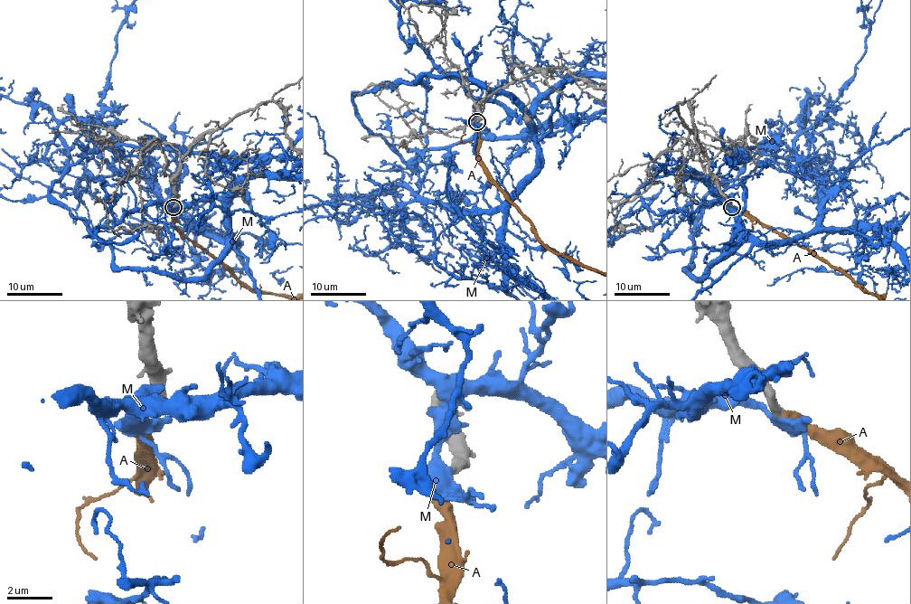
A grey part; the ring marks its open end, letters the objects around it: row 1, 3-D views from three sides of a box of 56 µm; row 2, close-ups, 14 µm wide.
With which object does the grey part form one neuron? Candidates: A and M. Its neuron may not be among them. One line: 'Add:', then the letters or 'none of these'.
Add: A

